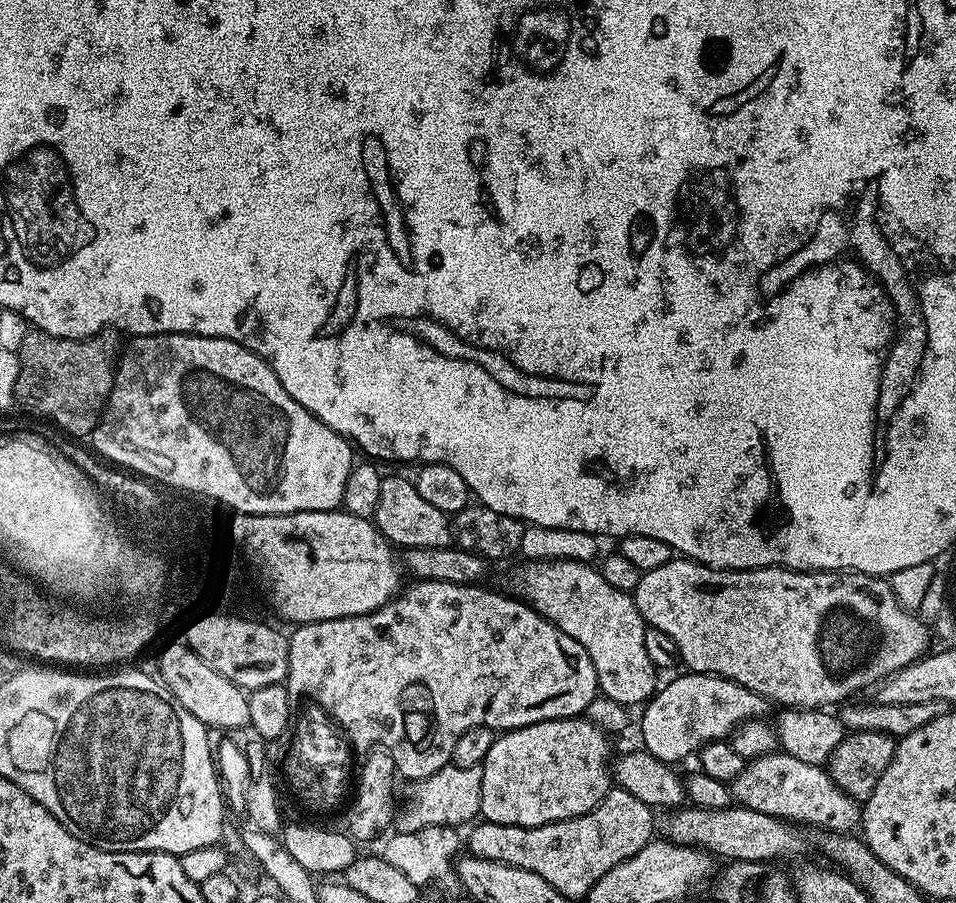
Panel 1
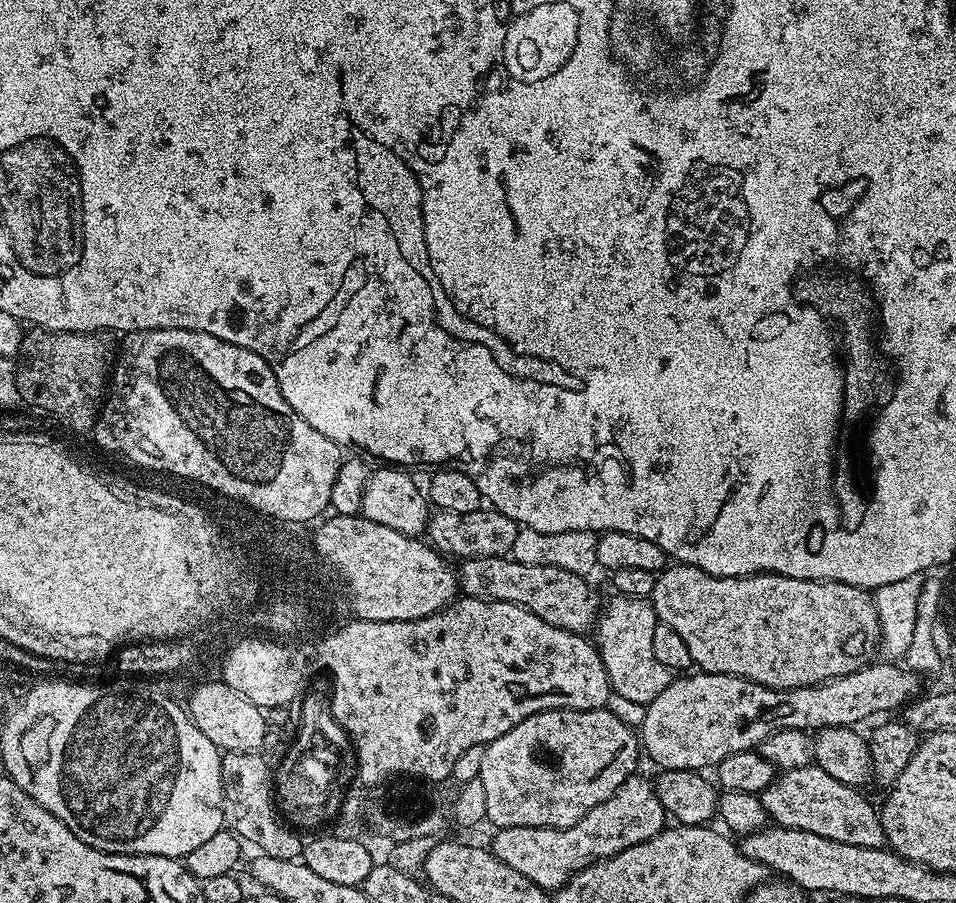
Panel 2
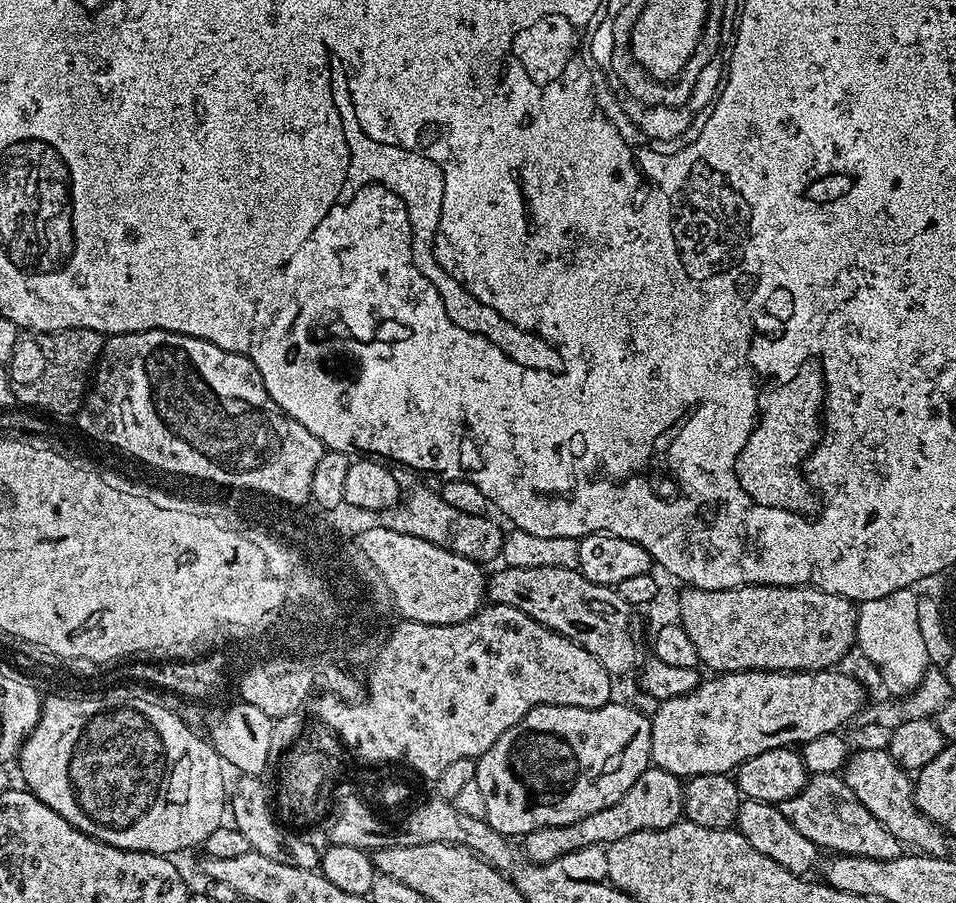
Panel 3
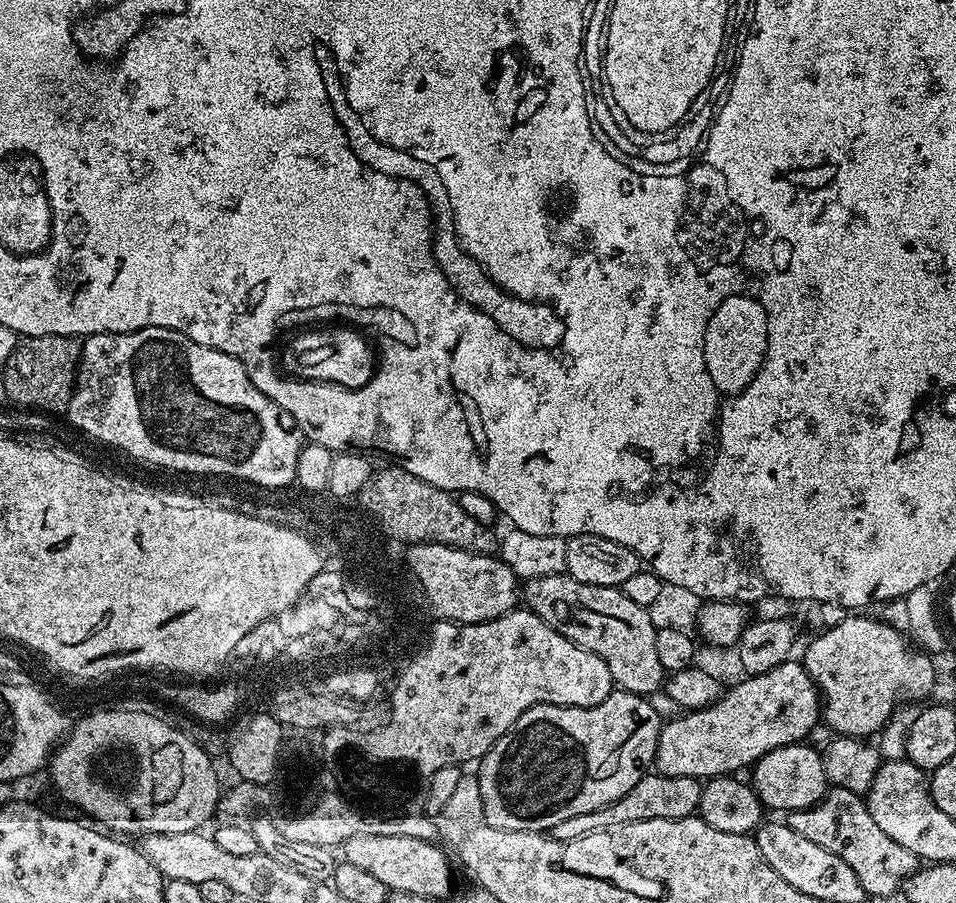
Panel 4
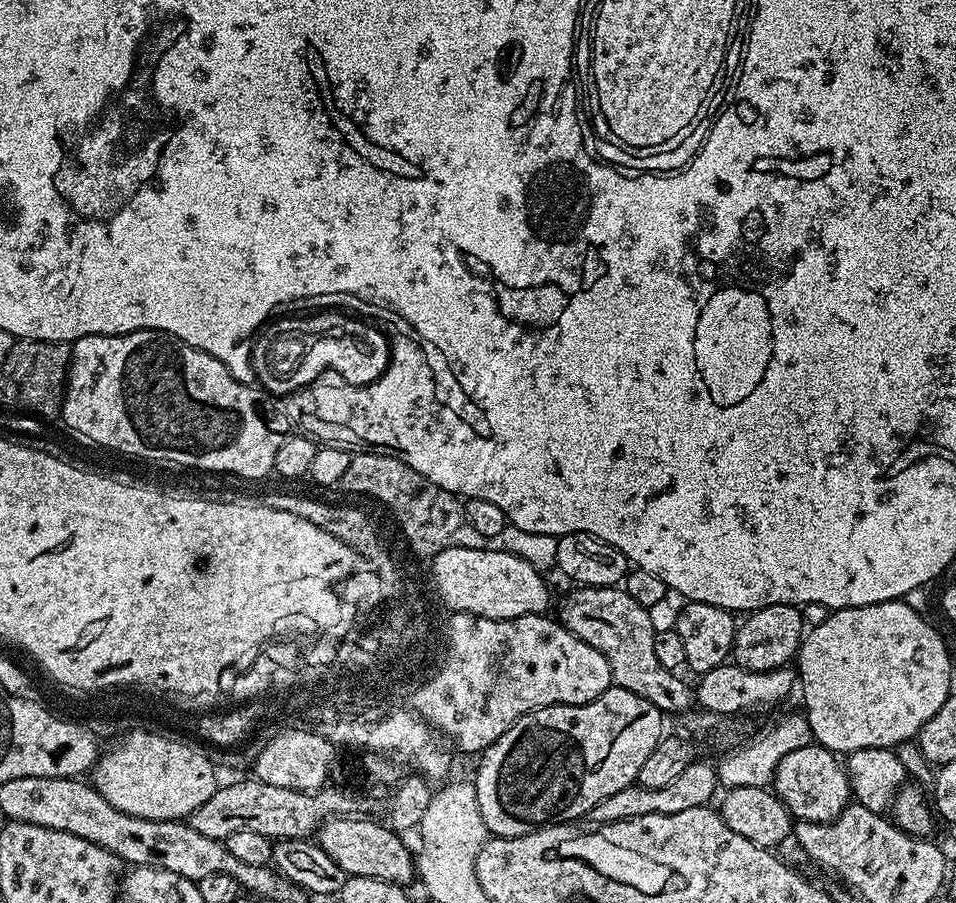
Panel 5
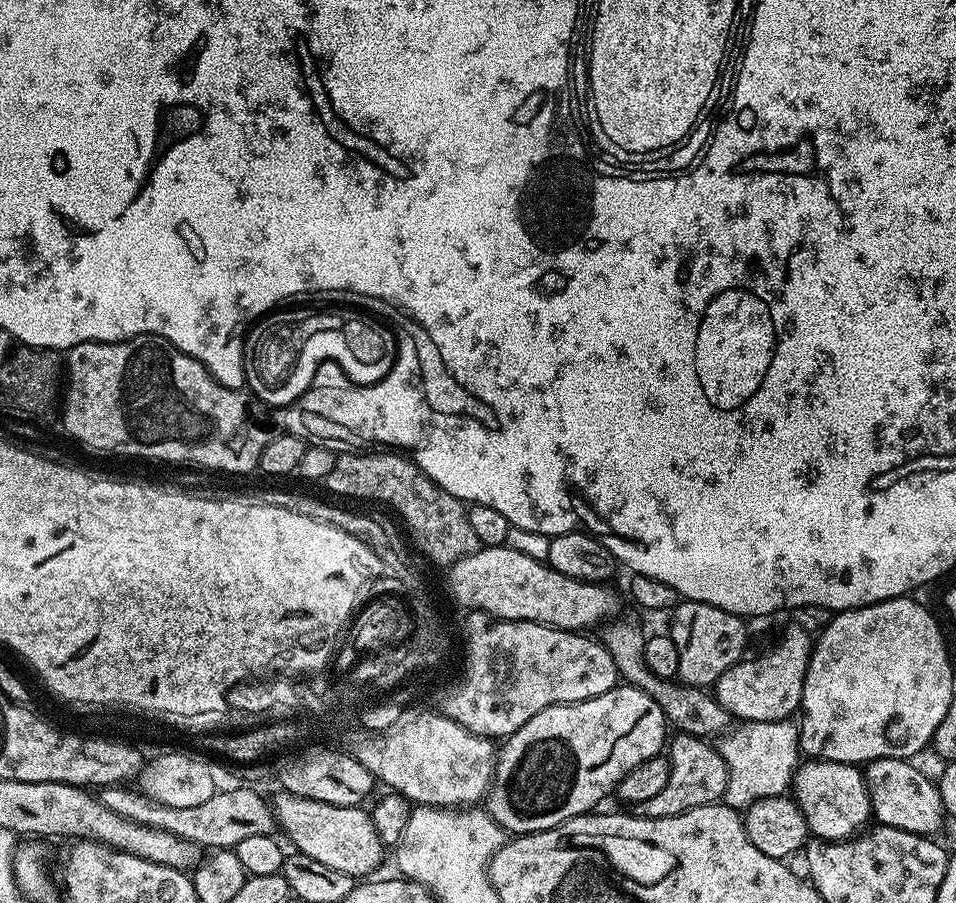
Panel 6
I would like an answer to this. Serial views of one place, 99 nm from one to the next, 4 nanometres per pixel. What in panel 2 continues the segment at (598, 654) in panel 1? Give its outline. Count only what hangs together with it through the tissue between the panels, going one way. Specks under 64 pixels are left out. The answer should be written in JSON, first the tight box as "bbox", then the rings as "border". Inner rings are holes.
{"bbox":[594,594,674,704],"border":[[[619,594],[613,597],[605,608],[603,605],[599,609],[594,625],[594,643],[606,666],[609,689],[622,694],[622,698],[649,704],[674,679],[673,673],[662,666],[662,662],[658,662],[654,655],[654,626],[658,623],[656,611],[652,609],[651,599],[630,598]]]}

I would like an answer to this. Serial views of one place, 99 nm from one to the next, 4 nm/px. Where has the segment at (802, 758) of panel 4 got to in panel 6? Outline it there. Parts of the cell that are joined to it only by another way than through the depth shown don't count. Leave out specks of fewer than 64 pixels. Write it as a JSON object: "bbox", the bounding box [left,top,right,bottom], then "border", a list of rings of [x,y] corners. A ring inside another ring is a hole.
{"bbox":[790,758,872,842],"border":[[[821,758],[805,759],[797,767],[790,788],[813,837],[829,842],[844,840],[869,823],[872,803],[868,800],[868,786],[864,783],[863,771],[855,764],[839,764]]]}

